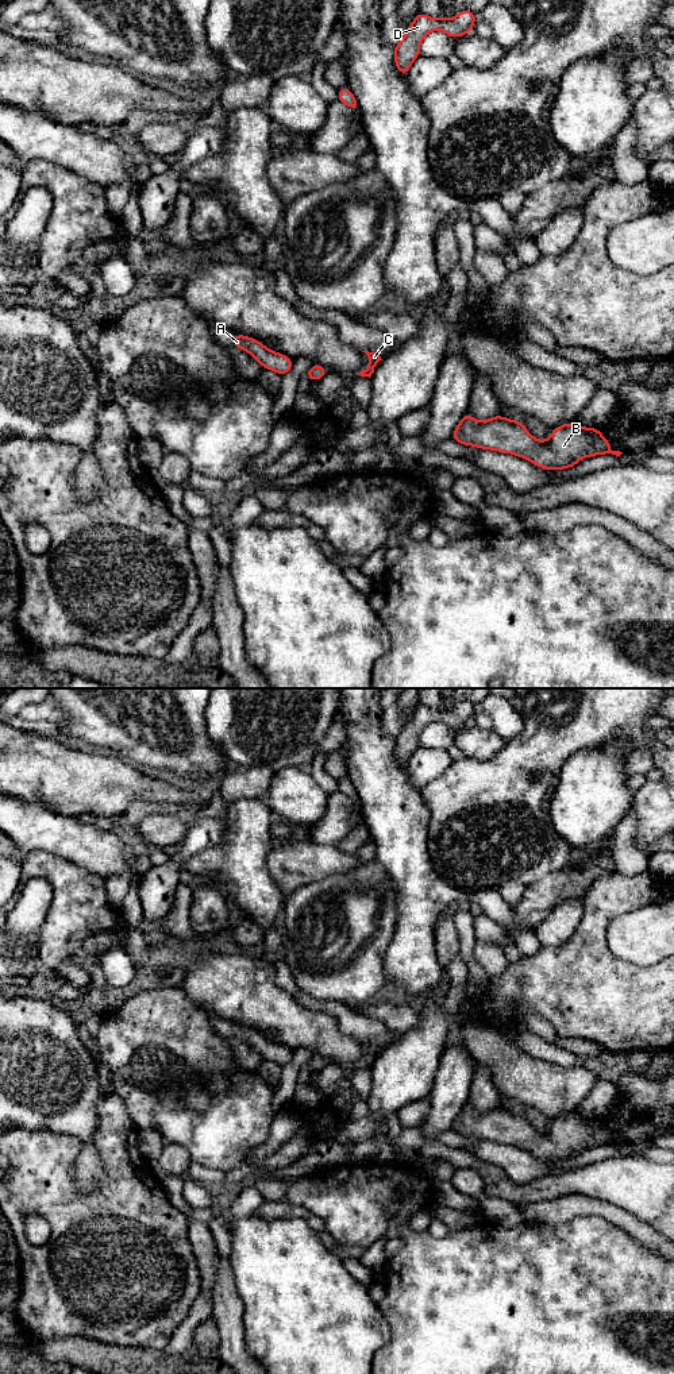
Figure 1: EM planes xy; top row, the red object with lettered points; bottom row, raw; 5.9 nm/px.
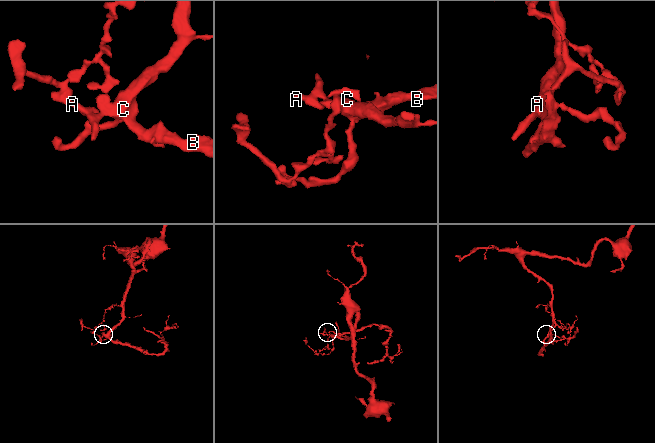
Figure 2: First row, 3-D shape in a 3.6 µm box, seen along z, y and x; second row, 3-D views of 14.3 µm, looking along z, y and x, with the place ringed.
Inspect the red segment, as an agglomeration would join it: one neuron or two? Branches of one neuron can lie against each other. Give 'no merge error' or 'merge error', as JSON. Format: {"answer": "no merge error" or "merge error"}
{"answer": "no merge error"}

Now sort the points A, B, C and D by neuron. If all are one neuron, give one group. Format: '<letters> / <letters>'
A B C D

